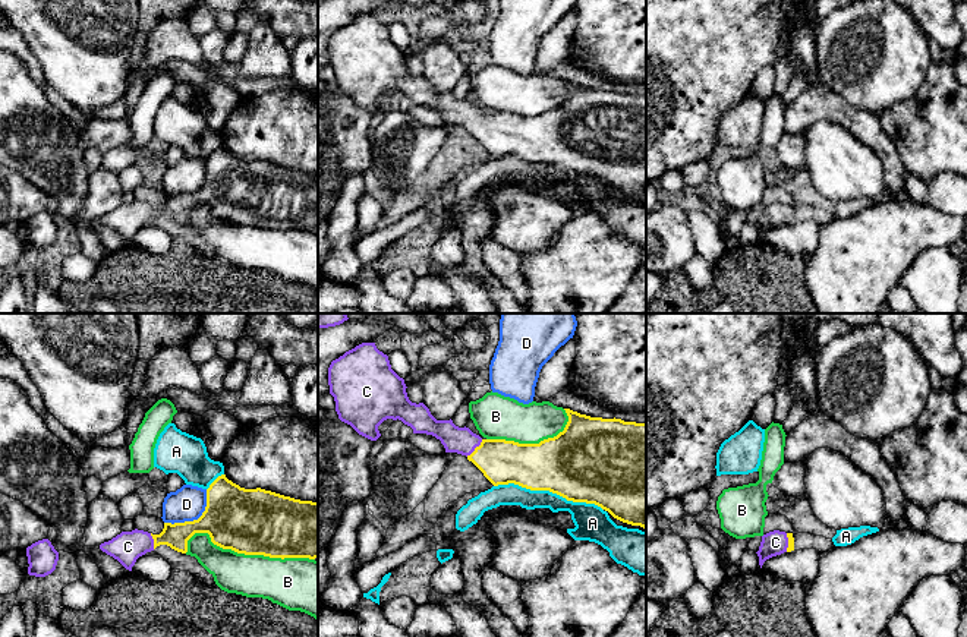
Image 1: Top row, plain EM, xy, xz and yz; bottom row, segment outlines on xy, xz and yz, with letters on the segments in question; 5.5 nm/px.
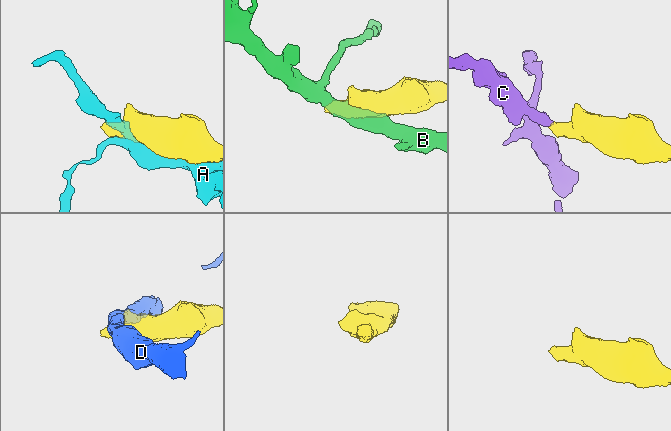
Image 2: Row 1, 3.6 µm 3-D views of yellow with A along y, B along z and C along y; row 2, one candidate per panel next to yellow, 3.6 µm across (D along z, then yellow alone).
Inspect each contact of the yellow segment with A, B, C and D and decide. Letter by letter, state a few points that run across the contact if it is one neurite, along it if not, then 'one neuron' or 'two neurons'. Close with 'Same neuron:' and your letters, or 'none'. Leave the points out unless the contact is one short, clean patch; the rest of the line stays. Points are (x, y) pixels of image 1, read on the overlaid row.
A: two neurons
B: two neurons
C: xz (501, 462), (475, 448), (463, 441) | one neuron
D: two neurons
Same neuron: C

